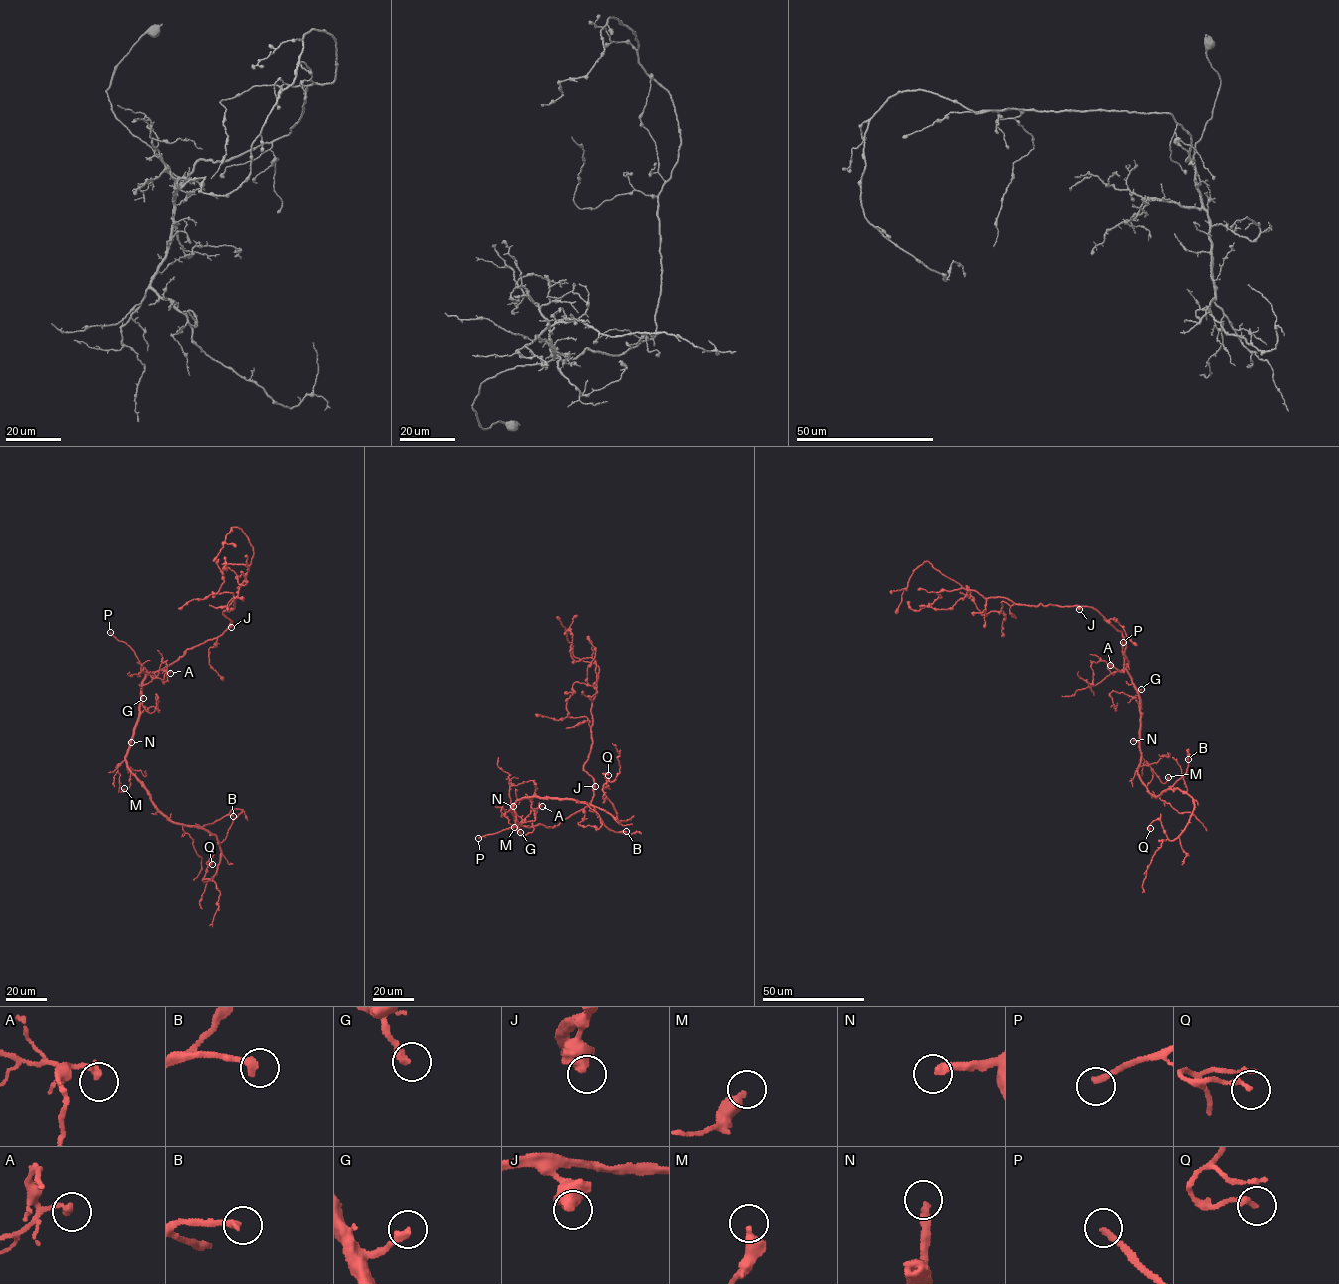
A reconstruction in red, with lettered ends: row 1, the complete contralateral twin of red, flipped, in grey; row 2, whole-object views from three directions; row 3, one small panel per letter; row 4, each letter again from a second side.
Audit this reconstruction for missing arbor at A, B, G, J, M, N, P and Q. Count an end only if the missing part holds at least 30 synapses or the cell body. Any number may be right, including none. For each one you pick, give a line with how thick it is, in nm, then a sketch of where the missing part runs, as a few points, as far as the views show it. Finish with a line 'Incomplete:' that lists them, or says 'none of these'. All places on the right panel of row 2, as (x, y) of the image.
G: calibre 320 nm; course (1141, 689), (1146, 685), (1157, 691), (1152, 700), (1171, 683), (1175, 684)
N: calibre 320 nm; course (1133, 741), (1138, 753), (1168, 767), (1163, 780), (1165, 787)
P: calibre 240 nm; course (1123, 642), (1122, 635), (1137, 602), (1137, 576), (1141, 574)
Incomplete: G, N, P

